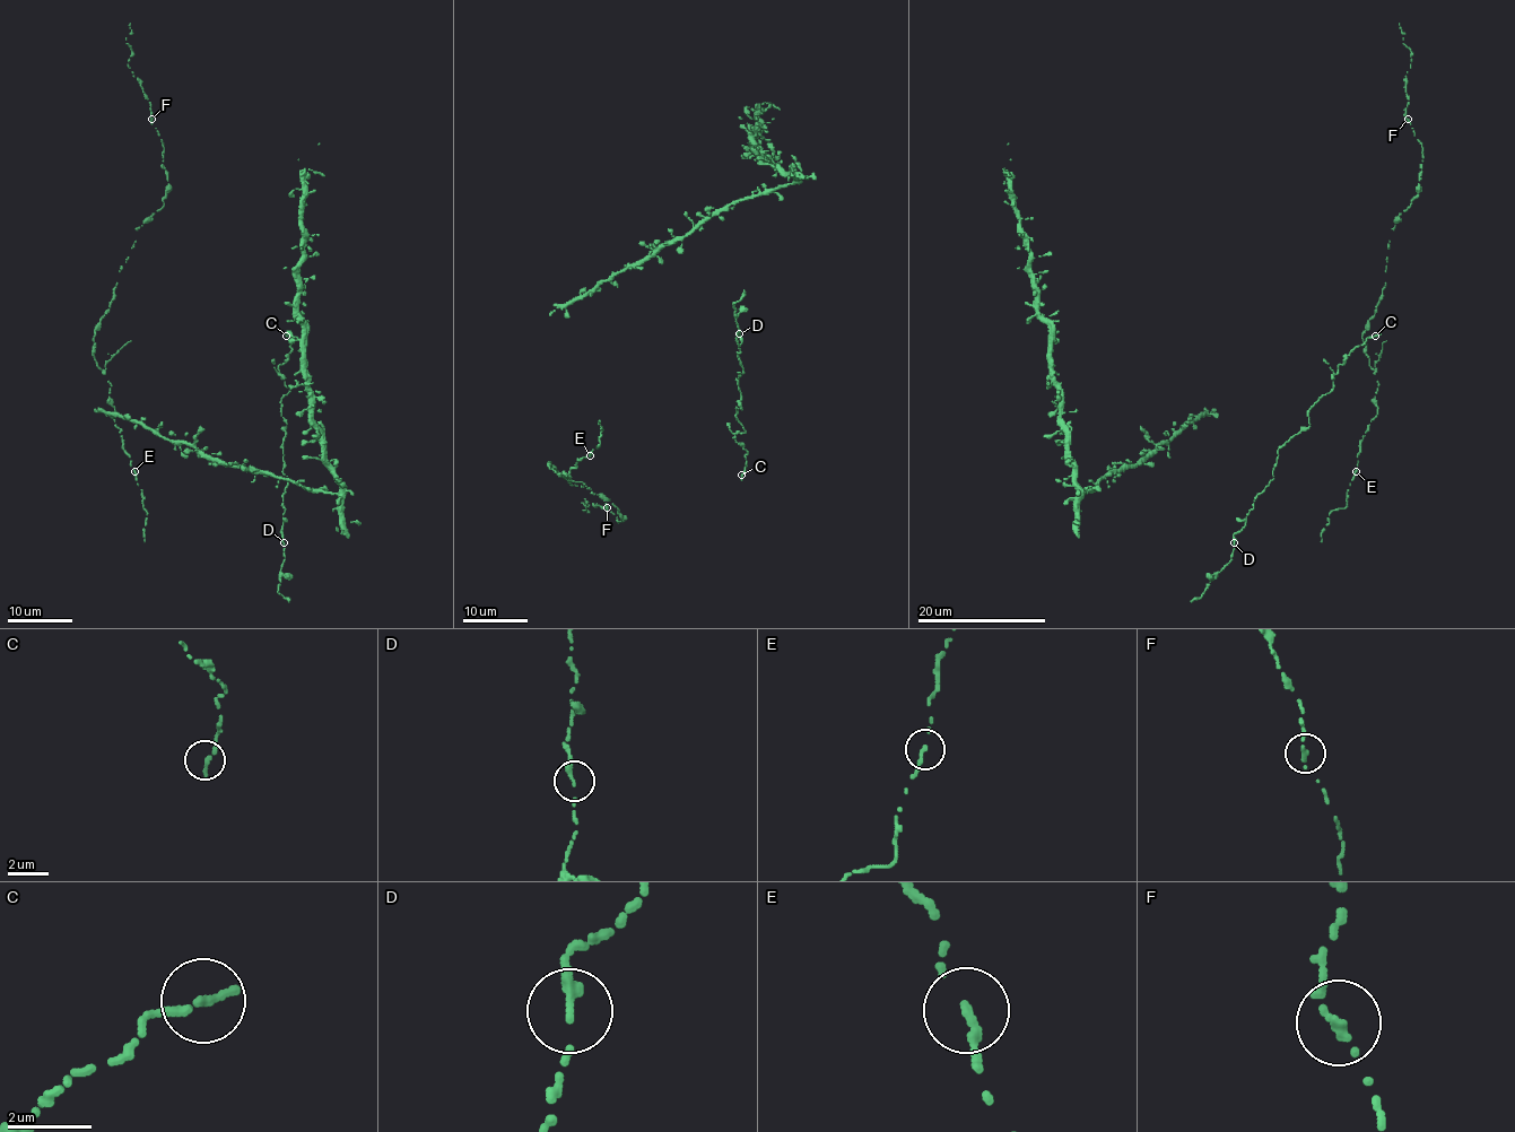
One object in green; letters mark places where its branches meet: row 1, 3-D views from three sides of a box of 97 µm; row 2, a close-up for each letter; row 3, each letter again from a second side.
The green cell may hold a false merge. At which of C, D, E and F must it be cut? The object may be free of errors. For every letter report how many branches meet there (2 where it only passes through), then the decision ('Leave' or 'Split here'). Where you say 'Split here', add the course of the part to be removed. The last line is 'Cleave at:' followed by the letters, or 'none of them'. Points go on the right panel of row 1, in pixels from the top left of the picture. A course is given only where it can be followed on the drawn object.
C: Branches: 1. Leave
D: Branches: 1. Leave
E: Branches: 1. Leave
F: Branches: 1. Leave
Cleave at: none of them

